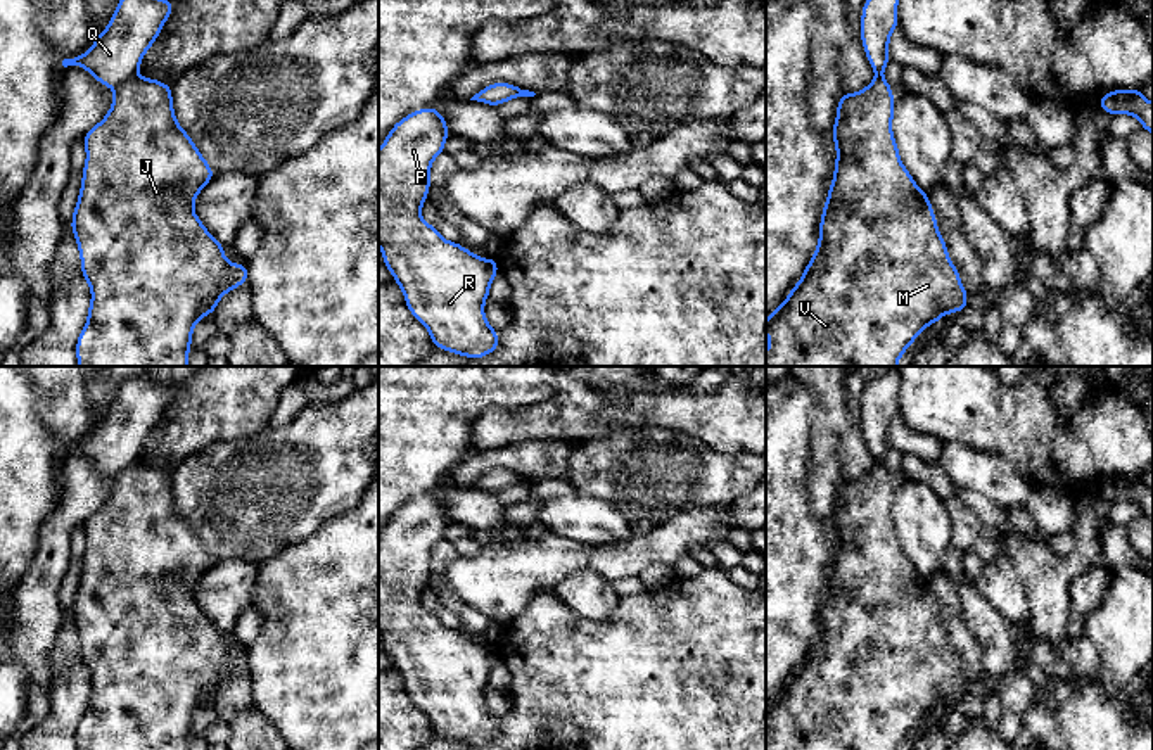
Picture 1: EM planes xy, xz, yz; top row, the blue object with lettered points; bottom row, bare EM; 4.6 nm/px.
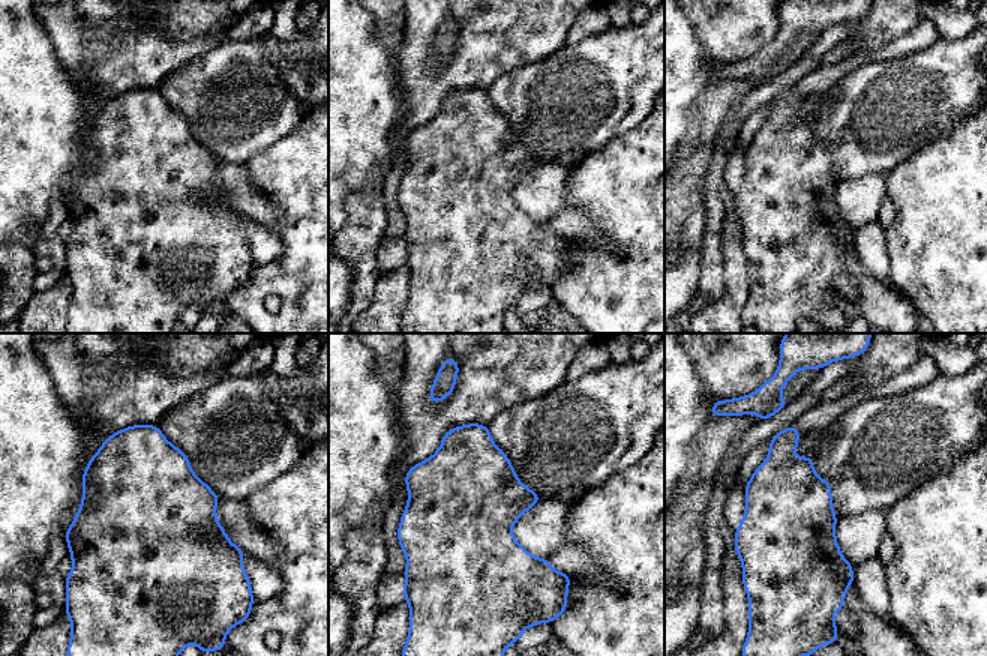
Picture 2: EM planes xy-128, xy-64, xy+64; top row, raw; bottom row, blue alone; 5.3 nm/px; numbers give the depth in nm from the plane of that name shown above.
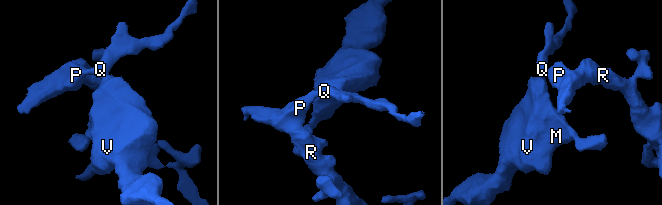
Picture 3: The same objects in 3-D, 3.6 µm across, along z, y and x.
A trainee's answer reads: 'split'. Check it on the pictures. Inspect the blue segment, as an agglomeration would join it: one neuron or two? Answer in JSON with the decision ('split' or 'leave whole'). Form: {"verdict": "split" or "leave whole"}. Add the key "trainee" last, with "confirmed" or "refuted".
{"verdict": "split", "trainee": "confirmed"}

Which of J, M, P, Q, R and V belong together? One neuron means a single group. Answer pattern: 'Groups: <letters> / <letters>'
Groups: J M V / P Q R

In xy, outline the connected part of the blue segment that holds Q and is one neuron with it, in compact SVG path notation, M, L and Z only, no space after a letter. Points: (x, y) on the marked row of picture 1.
M119 0L92 48L85 55L64 59L62 66L81 66L99 83L116 88L137 74L173 7L169 0Z

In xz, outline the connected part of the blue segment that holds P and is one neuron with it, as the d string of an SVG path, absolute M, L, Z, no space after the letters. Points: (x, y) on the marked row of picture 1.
M425 107L410 112L385 137L379 149L379 245L382 263L403 289L411 315L429 330L434 347L477 359L500 346L496 328L484 316L498 259L479 257L463 245L444 240L420 216L429 195L430 164L444 152L448 135L443 114Z

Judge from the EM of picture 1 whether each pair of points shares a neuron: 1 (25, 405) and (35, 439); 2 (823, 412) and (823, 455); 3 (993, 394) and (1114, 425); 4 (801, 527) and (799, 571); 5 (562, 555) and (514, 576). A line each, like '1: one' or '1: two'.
1: one
2: one
3: one
4: one
5: one

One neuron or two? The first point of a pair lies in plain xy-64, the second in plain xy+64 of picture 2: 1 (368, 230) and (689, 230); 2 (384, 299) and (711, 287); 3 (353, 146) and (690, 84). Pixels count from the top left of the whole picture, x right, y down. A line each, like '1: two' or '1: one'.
1: two
2: two
3: one

